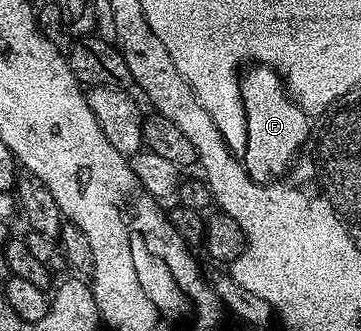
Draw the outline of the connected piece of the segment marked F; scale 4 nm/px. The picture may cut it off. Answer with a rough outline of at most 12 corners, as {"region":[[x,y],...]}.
{"region":[[267,66],[241,78],[245,171],[264,183],[304,147],[308,119]]}

